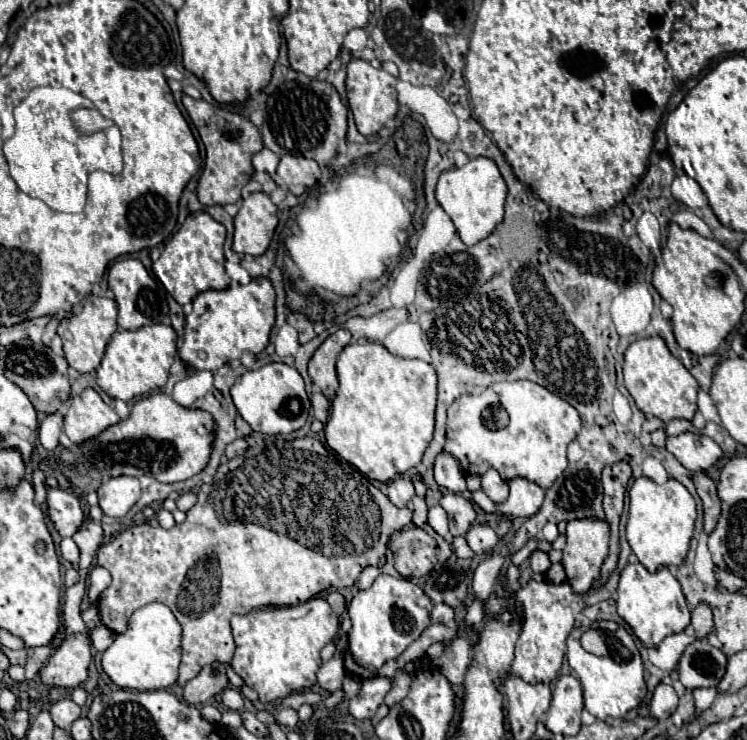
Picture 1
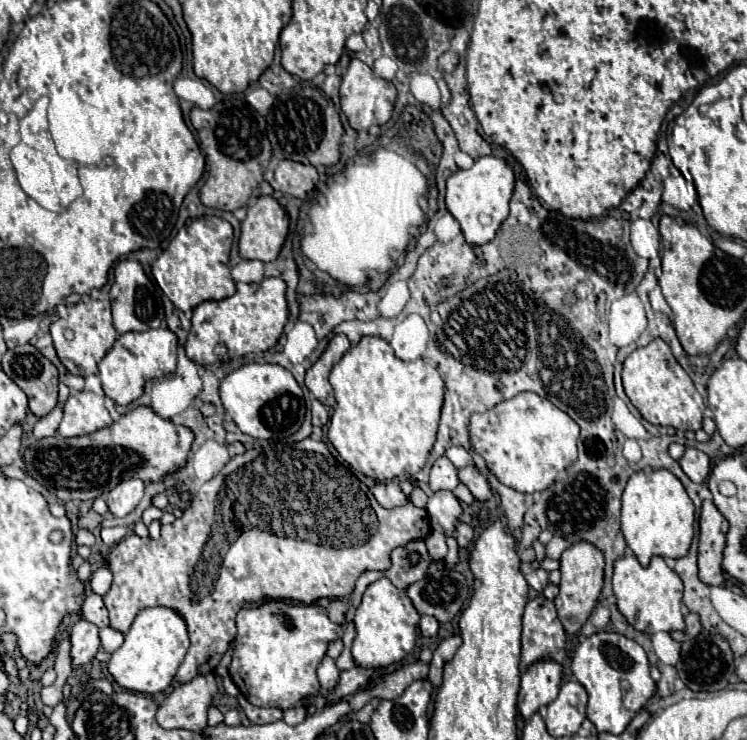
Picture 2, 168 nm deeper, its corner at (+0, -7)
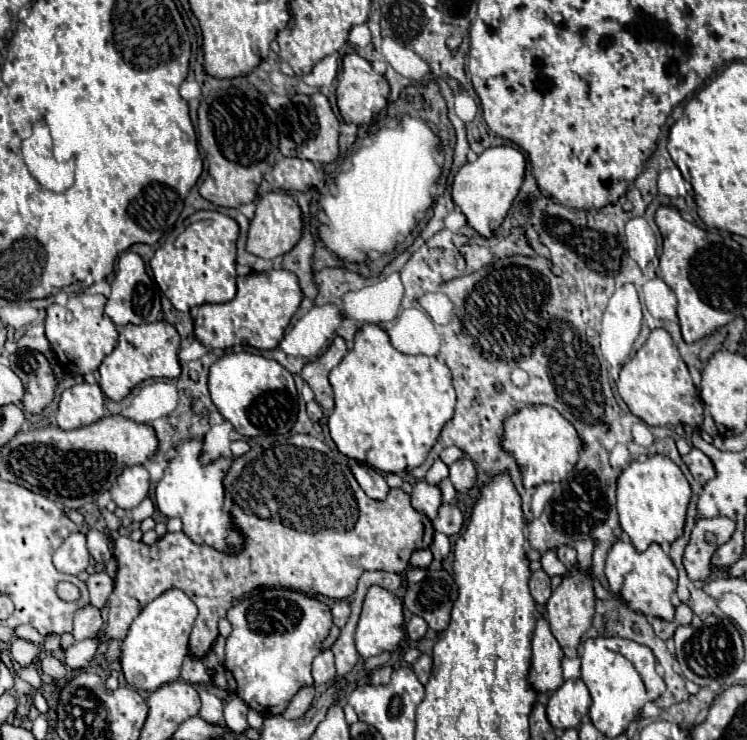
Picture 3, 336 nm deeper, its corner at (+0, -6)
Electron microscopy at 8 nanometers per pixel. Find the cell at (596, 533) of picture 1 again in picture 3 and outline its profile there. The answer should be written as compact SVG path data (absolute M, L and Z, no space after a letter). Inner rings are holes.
M572 568L568 576L564 576L562 584L552 592L550 600L546 602L546 618L550 622L552 634L558 640L564 658L576 658L578 656L578 646L582 634L592 626L592 616L594 616L594 588L590 576L582 574L580 570Z

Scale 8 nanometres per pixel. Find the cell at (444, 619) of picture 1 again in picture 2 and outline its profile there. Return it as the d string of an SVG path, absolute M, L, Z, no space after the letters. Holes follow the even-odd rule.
M428 615L420 617L420 631L422 631L422 635L434 637L438 633L438 629L440 629L440 623L434 617L428 617Z

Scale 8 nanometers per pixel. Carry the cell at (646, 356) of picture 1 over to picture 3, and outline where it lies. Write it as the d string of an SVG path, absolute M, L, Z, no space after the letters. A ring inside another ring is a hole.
M662 328L652 330L646 344L622 366L616 388L630 412L642 418L648 426L690 424L692 428L696 428L702 424L704 404L698 396L698 390L694 388L690 372L680 358L672 336Z

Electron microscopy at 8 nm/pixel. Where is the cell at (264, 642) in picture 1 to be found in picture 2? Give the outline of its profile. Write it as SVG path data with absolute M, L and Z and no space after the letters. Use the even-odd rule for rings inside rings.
M266 601L258 607L244 607L236 617L236 649L232 655L230 677L242 695L256 707L280 707L290 709L300 699L308 695L316 695L320 691L320 683L316 679L316 667L326 655L326 647L330 641L342 637L342 627L332 623L326 615L326 609L312 605L298 605L290 601Z

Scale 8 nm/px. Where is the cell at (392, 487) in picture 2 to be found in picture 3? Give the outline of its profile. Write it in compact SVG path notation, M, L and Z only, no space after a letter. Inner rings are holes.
M358 462L352 466L352 474L356 478L356 482L360 484L360 488L374 500L384 500L388 494L388 484L384 482L382 474L376 472L374 468L370 468L364 462Z

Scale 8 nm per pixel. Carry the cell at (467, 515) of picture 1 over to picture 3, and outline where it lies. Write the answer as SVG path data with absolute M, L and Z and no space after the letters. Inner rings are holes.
M424 480L414 482L412 488L414 488L412 494L410 494L410 498L412 498L412 508L416 508L418 512L422 512L422 514L426 514L430 520L434 520L436 514L438 514L440 504L442 504L440 488L438 488L438 486L432 486L432 484L424 482Z

